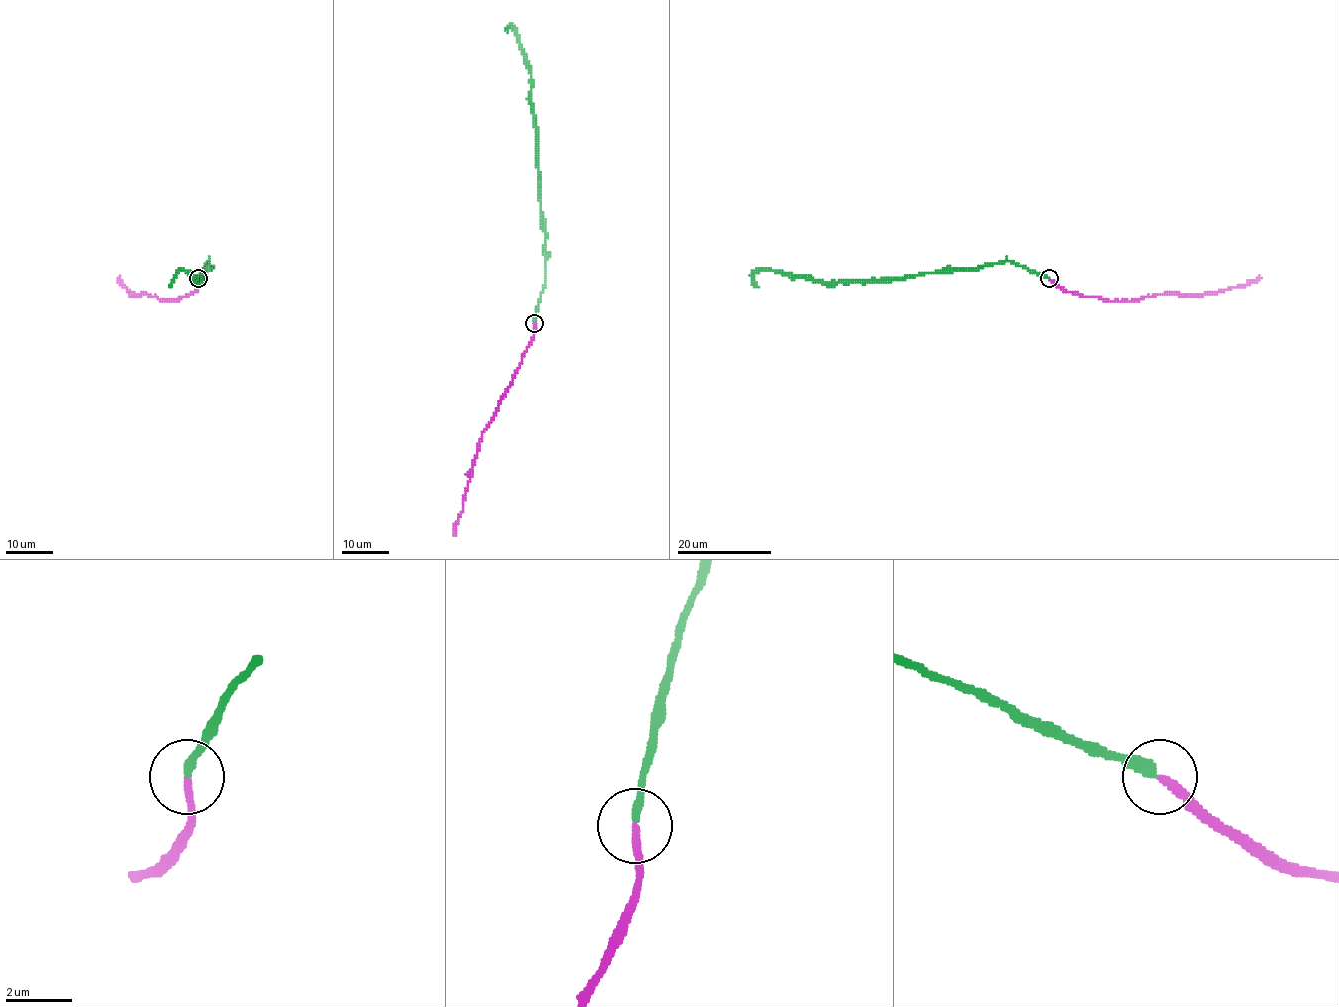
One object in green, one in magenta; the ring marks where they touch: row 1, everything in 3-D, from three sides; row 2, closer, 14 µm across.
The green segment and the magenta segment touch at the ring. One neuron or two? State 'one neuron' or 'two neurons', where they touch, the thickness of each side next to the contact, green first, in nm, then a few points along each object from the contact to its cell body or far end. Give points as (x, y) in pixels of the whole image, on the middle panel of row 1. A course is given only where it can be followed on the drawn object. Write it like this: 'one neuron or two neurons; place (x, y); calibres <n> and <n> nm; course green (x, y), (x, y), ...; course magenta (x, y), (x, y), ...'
one neuron; place (534, 323); calibres 280 and 220 nm; course green (534, 322), (545, 285), (546, 259), (537, 141), (530, 70), (516, 33), (512, 29), (506, 31); course magenta (534, 322), (534, 335), (478, 443), (454, 536)

